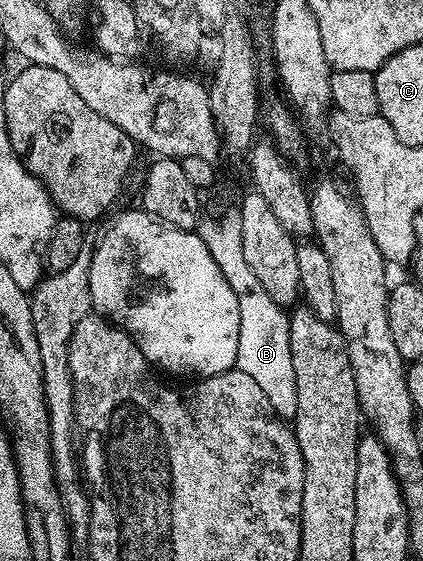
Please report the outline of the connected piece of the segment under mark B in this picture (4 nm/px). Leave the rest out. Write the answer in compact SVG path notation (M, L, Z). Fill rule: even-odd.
M285 308L276 310L276 315L248 315L248 335L244 337L242 323L242 343L238 343L238 357L235 370L247 373L258 381L266 401L274 401L272 406L277 414L296 414L296 378L294 361L290 361L290 333L288 332L288 315ZM246 341L246 343L244 343Z

